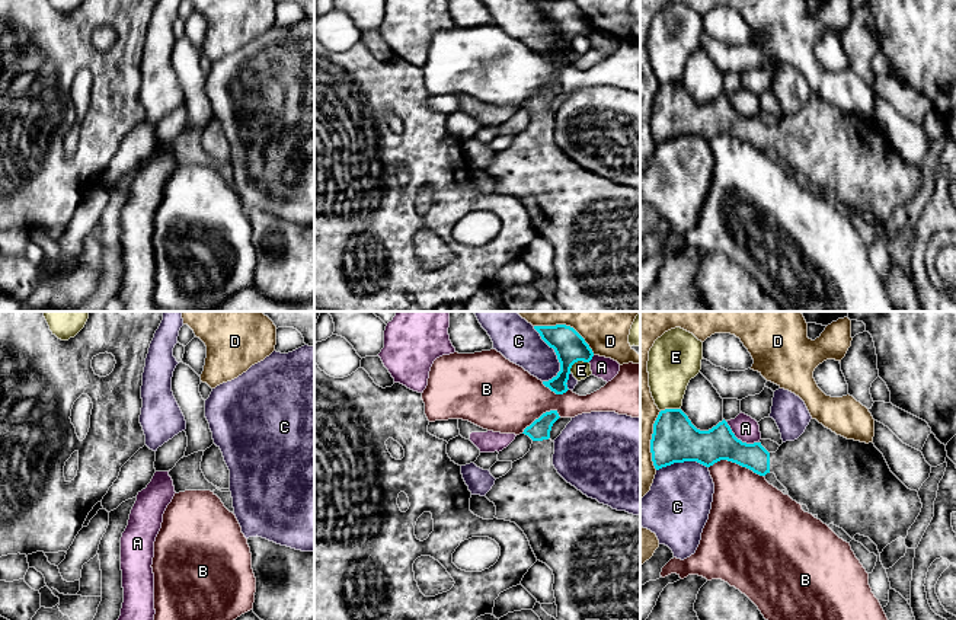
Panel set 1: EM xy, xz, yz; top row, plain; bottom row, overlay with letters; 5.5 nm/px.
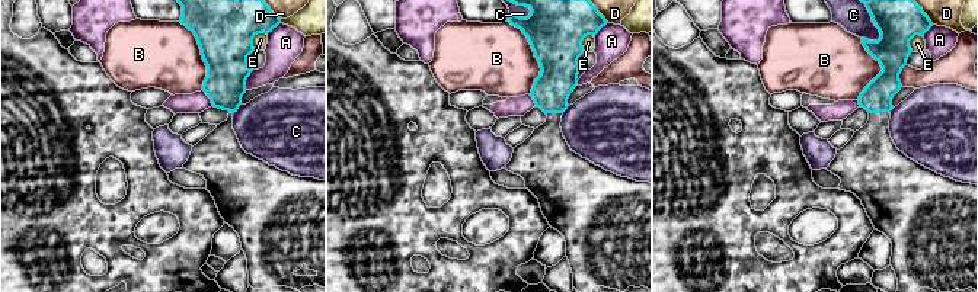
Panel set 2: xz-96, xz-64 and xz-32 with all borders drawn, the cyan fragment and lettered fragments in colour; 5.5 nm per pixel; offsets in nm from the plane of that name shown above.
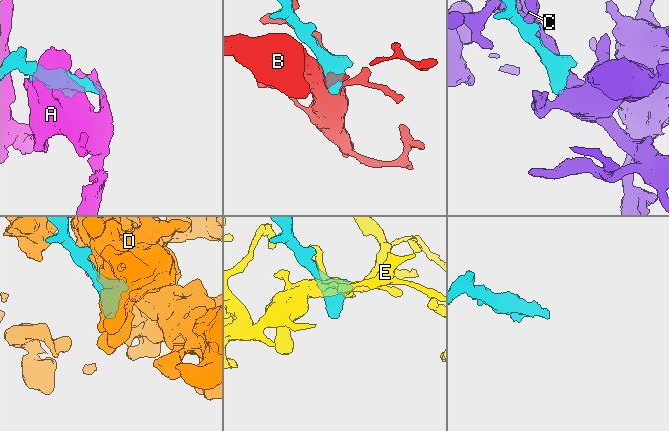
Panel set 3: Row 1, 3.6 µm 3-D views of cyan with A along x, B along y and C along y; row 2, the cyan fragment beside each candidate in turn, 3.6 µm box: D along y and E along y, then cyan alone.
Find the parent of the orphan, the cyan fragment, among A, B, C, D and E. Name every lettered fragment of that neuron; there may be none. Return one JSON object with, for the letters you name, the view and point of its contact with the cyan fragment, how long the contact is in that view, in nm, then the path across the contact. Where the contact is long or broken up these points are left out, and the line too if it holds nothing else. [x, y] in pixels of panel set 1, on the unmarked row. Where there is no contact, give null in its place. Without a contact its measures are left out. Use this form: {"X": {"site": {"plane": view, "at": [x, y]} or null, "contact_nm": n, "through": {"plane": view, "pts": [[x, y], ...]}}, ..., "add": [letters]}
{"add": []}

